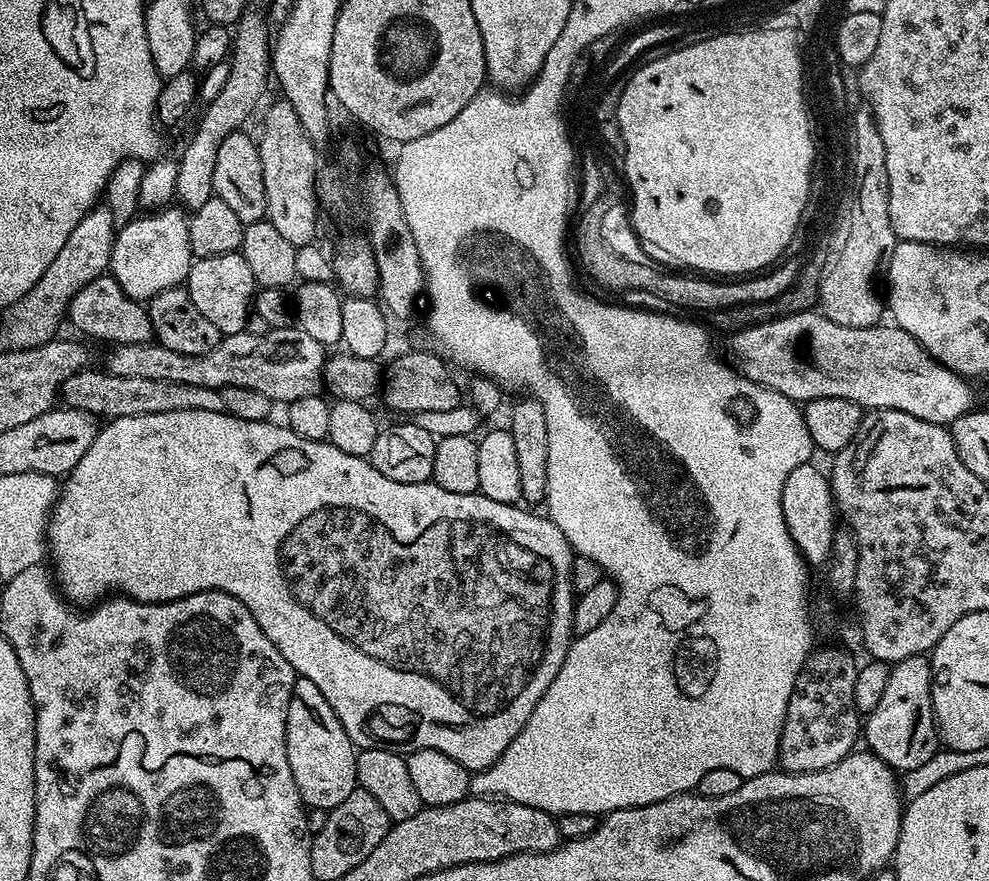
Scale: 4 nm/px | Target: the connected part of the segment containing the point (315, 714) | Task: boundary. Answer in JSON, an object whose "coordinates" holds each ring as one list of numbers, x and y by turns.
{"coordinates":[[297,676,294,690,290,694,290,706,286,710,286,758,290,758,290,774,294,774,294,782,298,786,300,796,305,805,311,808,327,810,338,807,358,787,356,782,356,754,357,747,346,734,342,722,338,722,338,714,322,698,322,690,310,682,310,678]]}

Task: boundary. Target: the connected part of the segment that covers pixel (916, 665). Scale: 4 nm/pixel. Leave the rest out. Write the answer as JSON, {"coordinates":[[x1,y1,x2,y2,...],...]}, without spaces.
{"coordinates":[[927,655,902,658,888,669,886,690,878,706,867,713,862,724,862,740,867,751,873,752,897,773,903,774,930,762,942,741,932,709,932,662]]}

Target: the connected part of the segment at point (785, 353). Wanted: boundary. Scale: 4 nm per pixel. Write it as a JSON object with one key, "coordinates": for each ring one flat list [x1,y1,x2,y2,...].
{"coordinates":[[813,310,735,333,731,337,732,352,736,355,735,363,739,371,747,380,755,380,797,402,814,398,846,398,865,410,902,410,902,414,914,414,914,418,922,418,922,422,945,426,962,418,962,414,973,411,972,392,968,389,969,381,965,377,940,364,915,338,906,334,906,330,895,326,884,327,838,326,838,322,830,322,830,318]]}

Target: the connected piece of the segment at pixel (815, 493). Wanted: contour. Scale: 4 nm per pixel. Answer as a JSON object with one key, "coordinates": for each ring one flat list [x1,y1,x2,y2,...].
{"coordinates":[[809,462,798,466,786,478,786,486,782,486,782,518,786,522,786,530,790,530,790,538,798,546,809,565,823,565,832,552,832,534,838,524,838,512,832,498,832,485,829,477,824,476]]}

